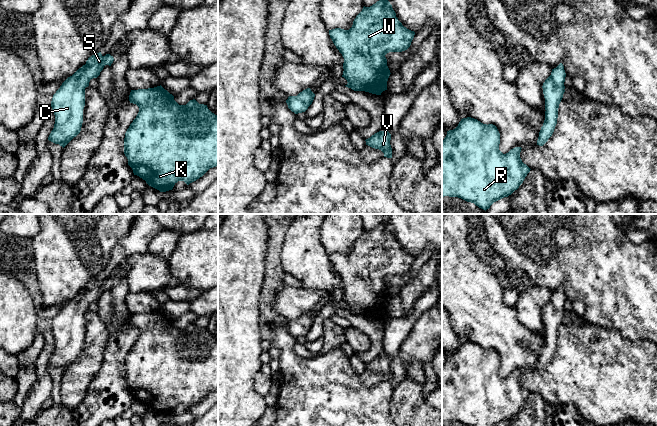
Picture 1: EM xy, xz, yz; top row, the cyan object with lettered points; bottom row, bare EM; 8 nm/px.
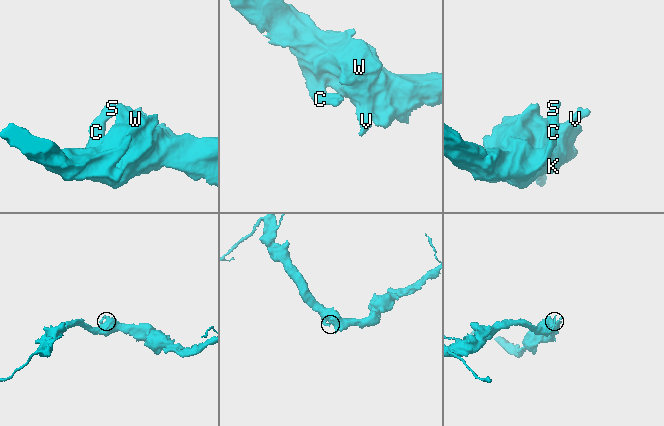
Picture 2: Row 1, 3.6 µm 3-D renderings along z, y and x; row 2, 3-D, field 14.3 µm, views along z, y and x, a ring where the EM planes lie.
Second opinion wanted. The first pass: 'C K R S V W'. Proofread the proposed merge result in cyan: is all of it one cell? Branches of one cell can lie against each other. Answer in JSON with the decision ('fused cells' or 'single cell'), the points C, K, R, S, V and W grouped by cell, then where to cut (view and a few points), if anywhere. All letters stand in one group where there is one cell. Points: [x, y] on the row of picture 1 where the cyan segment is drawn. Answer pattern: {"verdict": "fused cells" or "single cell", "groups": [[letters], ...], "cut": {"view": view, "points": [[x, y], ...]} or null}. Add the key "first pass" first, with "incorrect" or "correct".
{"first pass": "correct", "verdict": "single cell", "groups": [["C", "K", "R", "S", "V", "W"]], "cut": null}

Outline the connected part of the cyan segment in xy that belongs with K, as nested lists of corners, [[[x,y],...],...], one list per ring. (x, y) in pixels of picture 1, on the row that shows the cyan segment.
[[[161,85],[131,90],[129,101],[139,107],[139,112],[125,133],[124,154],[134,175],[145,180],[149,186],[166,192],[172,190],[178,181],[189,185],[210,168],[218,166],[218,116],[212,113],[207,105],[199,104],[195,99],[186,105],[179,105],[174,96]]]

